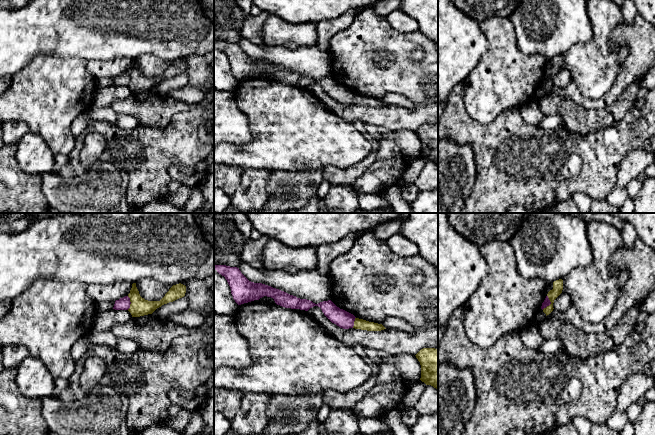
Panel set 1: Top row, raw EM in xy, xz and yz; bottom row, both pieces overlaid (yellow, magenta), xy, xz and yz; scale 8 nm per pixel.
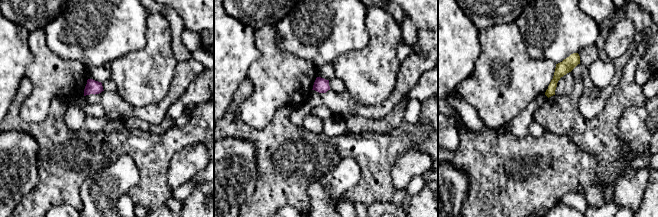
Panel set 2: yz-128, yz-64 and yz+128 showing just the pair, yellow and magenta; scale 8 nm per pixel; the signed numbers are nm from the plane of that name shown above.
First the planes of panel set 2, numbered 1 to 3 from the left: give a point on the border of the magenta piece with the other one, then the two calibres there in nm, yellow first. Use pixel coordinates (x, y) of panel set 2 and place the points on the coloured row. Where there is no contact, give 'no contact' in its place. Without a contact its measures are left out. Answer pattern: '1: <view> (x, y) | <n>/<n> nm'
1: no contact
2: no contact
3: no contact

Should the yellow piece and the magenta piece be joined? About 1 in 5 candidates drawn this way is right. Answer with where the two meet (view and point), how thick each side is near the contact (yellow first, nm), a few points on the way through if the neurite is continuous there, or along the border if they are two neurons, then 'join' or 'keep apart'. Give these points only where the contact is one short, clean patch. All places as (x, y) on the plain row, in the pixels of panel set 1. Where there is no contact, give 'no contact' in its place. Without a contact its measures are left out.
meets yellow in yz at (551, 79); 80 nm thick on the yellow side, 50 nm on the other; border along yz (547, 71), (550, 79), (542, 85); keep apart

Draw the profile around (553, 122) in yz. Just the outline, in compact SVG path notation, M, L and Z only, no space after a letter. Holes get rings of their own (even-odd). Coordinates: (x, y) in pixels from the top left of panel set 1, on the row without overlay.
M561 115L544 116L538 125L545 130L556 130L565 127L565 117Z

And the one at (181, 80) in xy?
M186 73L179 74L173 78L162 81L157 84L152 90L158 94L167 95L170 91L187 86L188 75Z

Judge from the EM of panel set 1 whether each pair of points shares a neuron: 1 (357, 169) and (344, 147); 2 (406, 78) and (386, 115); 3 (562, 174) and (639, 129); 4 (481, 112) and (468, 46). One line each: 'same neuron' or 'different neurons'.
1: different neurons
2: different neurons
3: different neurons
4: different neurons

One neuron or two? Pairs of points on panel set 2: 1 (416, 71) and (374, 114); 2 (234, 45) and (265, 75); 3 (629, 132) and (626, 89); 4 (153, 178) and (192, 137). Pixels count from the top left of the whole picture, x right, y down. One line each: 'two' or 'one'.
1: one
2: two
3: two
4: one

